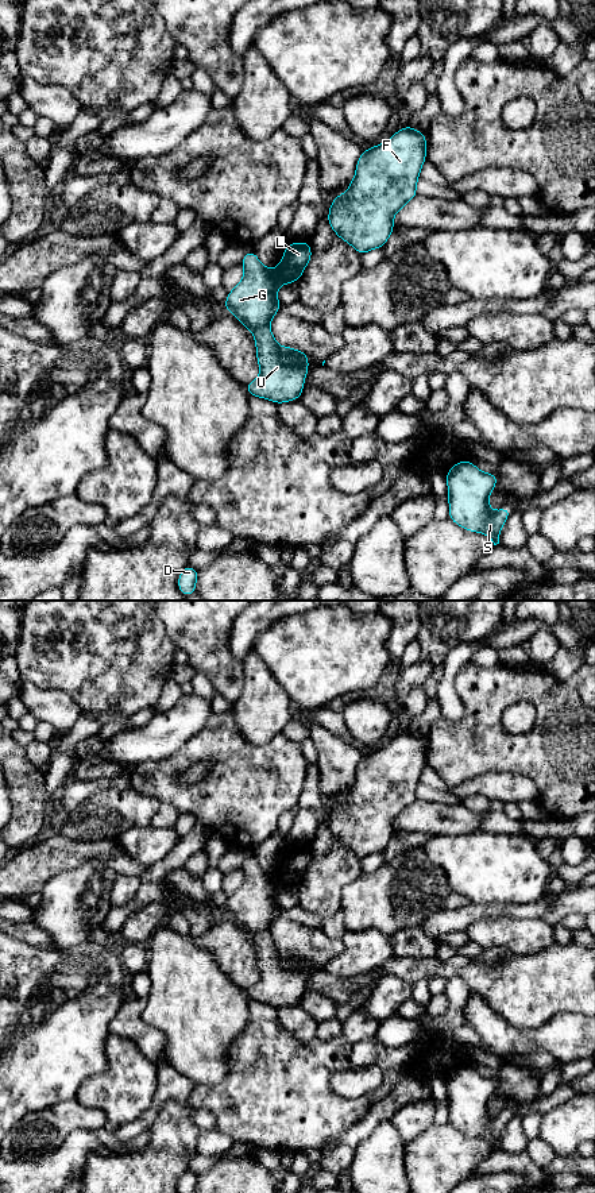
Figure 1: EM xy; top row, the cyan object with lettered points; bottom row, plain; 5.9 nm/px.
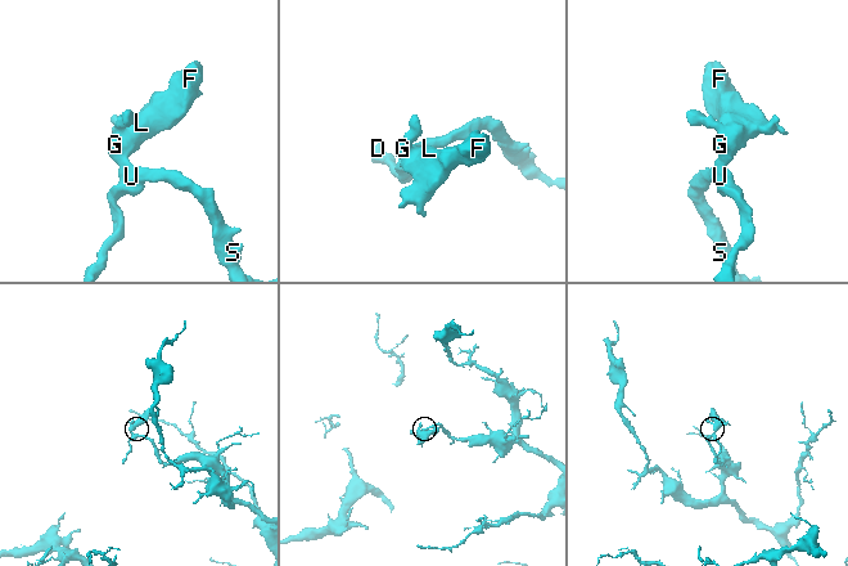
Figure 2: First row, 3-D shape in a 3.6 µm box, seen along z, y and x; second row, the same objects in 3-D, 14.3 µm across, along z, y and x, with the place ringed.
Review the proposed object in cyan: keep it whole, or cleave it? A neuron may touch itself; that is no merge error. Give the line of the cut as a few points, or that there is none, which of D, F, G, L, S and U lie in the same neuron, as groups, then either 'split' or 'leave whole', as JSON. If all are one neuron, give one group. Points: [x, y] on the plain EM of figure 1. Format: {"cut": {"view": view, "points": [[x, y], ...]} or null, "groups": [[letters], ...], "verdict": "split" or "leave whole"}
{"cut": null, "groups": [["D", "F", "G", "L", "S", "U"]], "verdict": "leave whole"}

